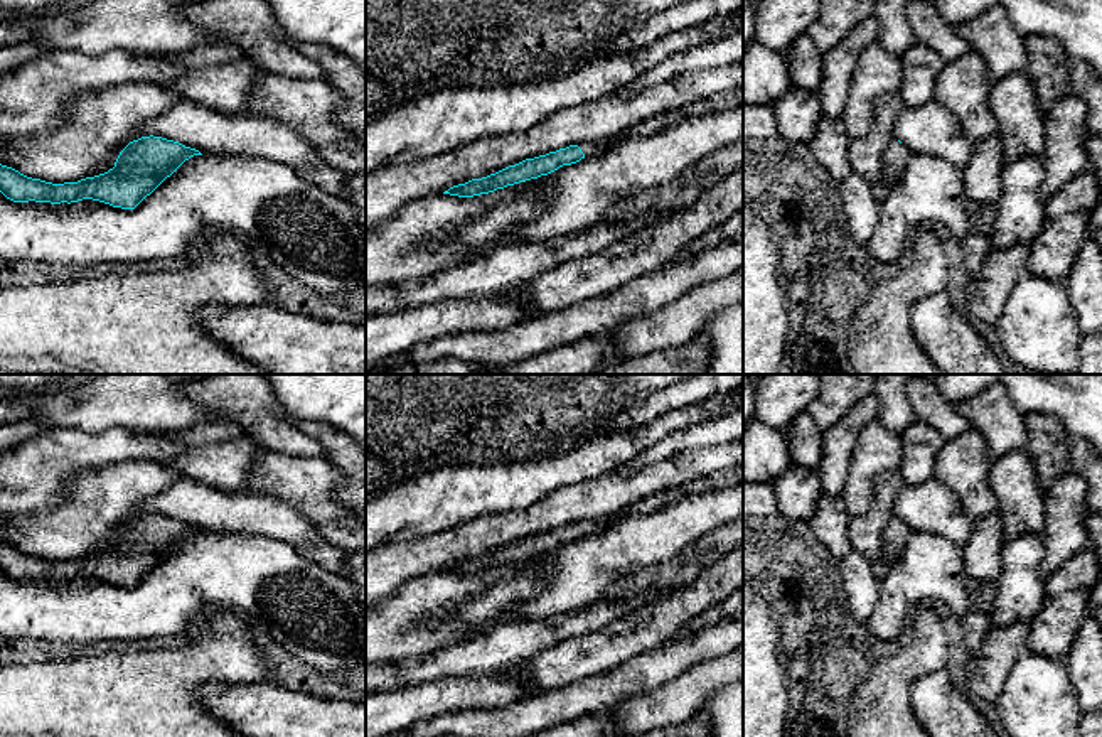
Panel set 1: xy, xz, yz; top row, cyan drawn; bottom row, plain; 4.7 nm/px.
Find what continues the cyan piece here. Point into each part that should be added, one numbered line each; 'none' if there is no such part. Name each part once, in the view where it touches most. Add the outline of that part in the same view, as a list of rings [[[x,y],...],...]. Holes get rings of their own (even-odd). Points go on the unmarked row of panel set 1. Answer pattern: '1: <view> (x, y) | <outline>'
1: xz (728, 478) | [[[743,465],[735,469],[725,469],[720,474],[713,474],[704,481],[694,481],[686,484],[684,487],[669,489],[664,494],[649,496],[623,513],[618,513],[612,518],[595,518],[595,519],[583,519],[578,525],[585,531],[585,535],[602,533],[608,525],[632,516],[647,516],[667,508],[672,503],[682,501],[689,496],[696,494],[709,494],[721,489],[728,489],[743,482]]]

